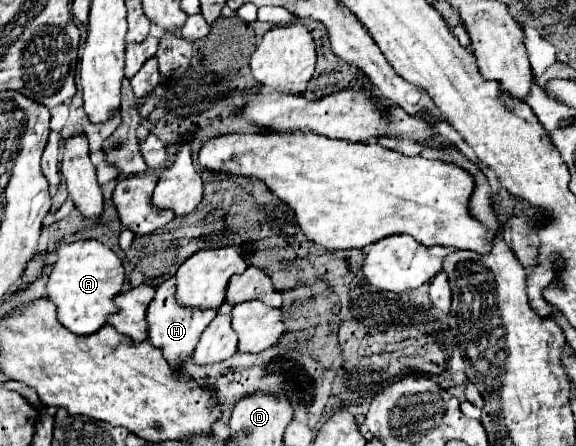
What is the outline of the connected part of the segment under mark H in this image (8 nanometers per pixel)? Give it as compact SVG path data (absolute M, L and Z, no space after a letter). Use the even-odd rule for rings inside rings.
M170 277L162 285L156 287L156 297L152 299L148 307L148 341L154 341L156 347L164 351L164 357L168 363L172 363L174 369L180 369L180 365L192 355L202 331L208 327L208 323L216 317L216 309L200 309L200 307L186 307L178 305L174 301L176 293L176 279Z

